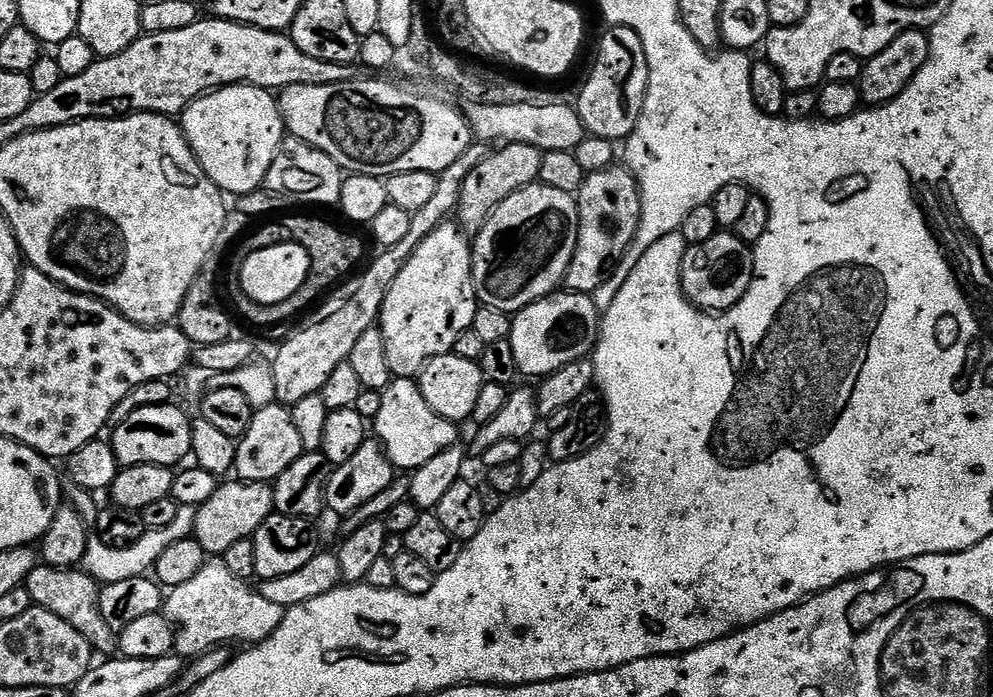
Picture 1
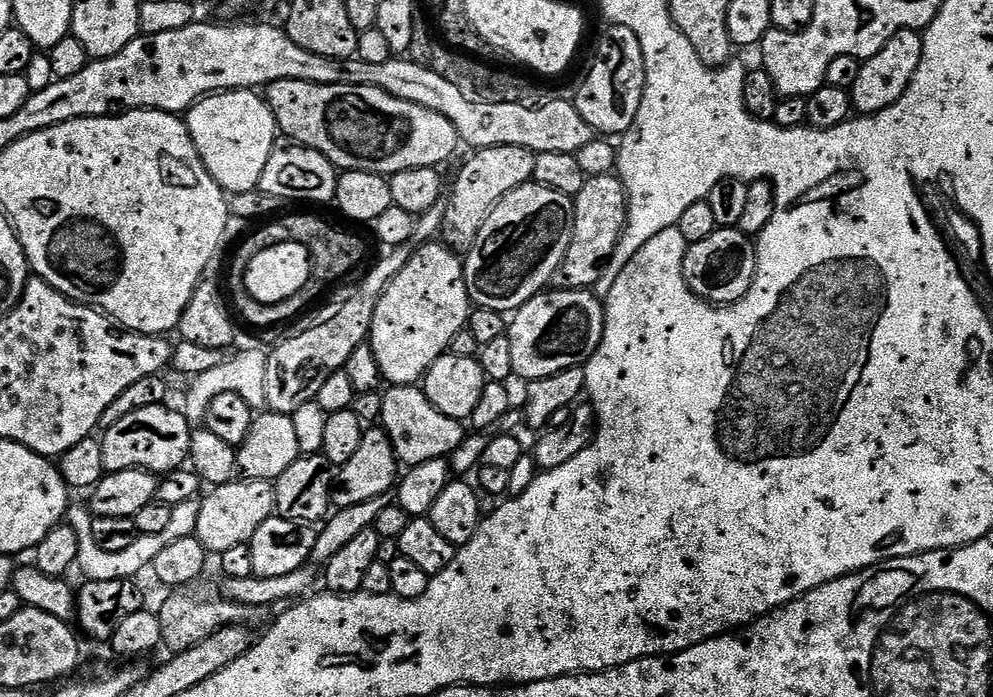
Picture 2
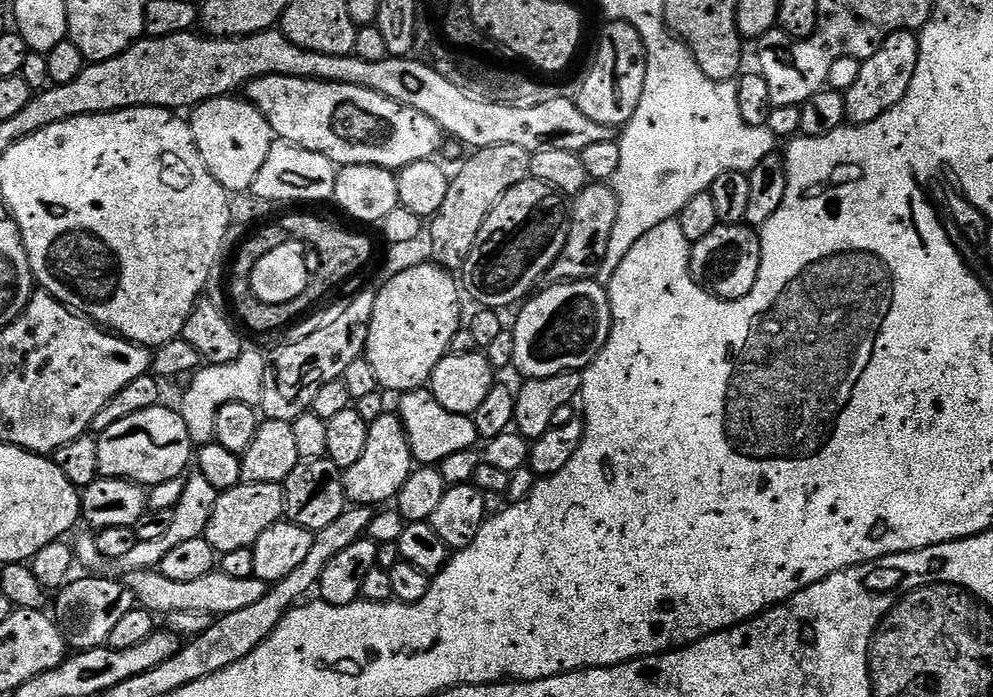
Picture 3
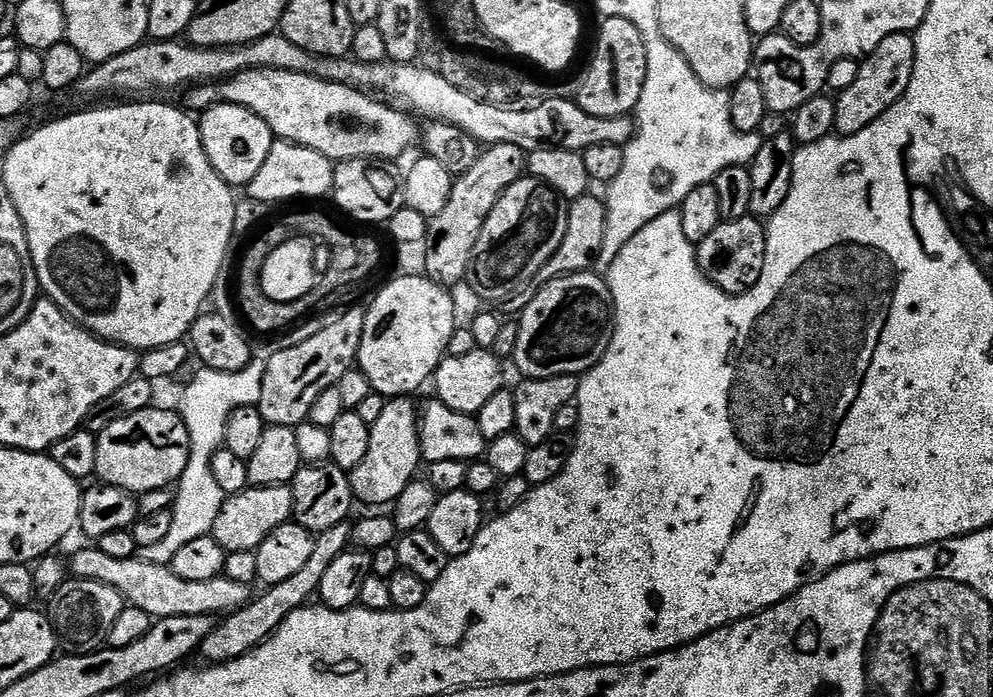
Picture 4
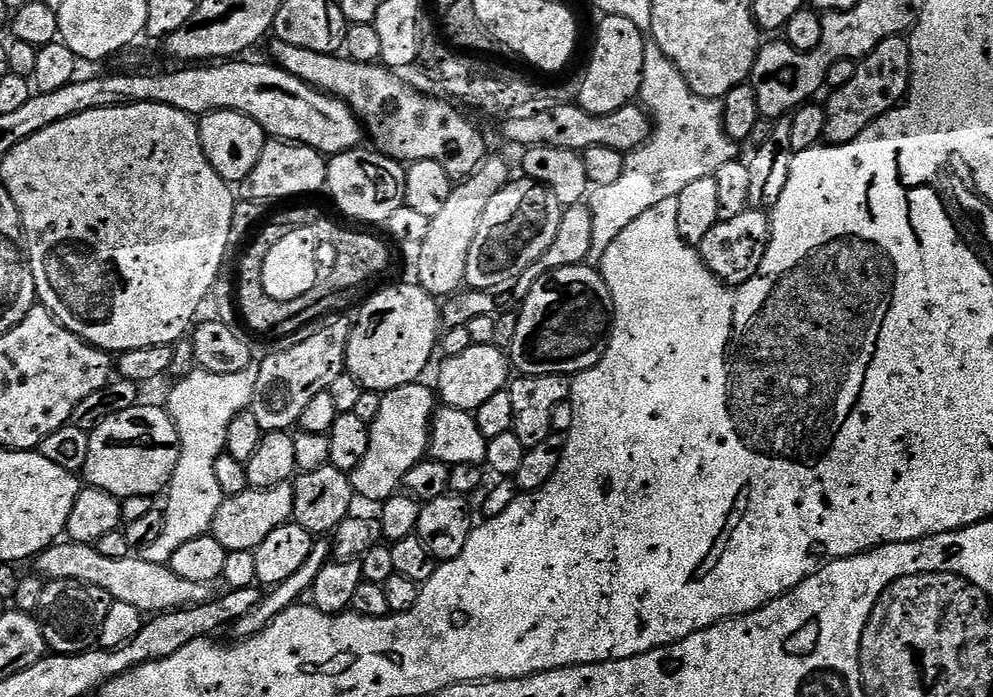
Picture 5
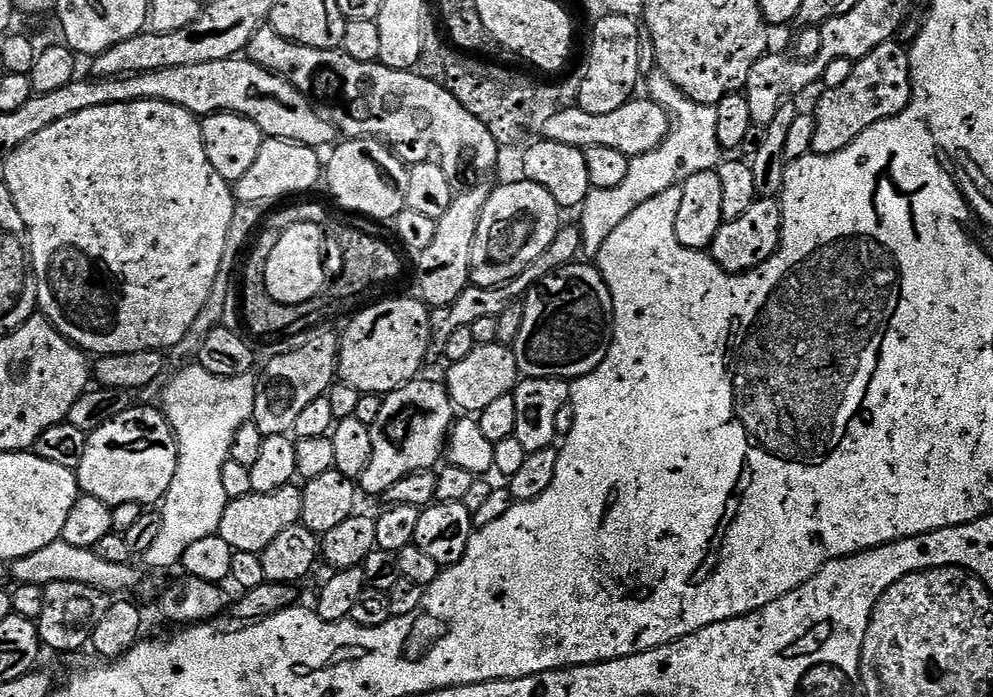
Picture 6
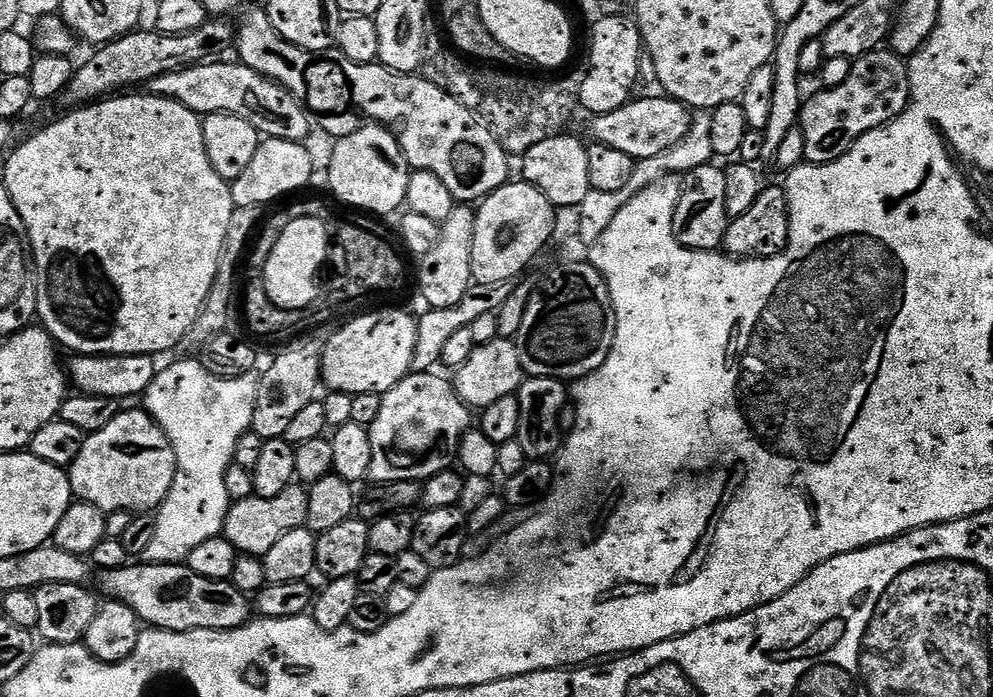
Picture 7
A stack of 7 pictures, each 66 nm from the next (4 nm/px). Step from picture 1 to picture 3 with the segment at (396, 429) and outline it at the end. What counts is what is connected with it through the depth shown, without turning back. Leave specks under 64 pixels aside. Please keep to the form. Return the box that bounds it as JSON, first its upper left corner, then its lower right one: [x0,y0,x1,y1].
[398,387,477,466]

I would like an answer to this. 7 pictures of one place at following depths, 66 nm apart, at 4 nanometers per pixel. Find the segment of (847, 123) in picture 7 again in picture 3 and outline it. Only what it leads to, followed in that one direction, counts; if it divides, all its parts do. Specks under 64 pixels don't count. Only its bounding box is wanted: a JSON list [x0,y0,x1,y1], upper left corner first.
[844,30,920,123]

